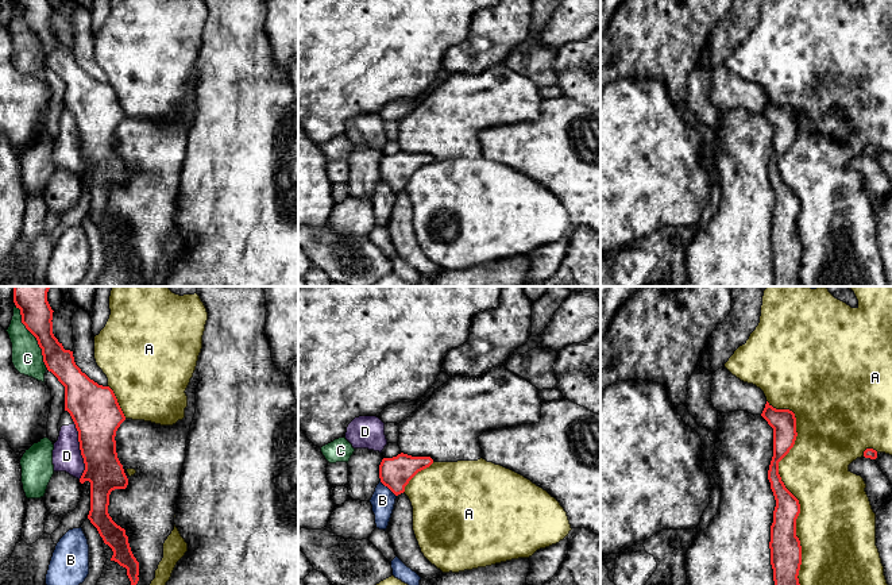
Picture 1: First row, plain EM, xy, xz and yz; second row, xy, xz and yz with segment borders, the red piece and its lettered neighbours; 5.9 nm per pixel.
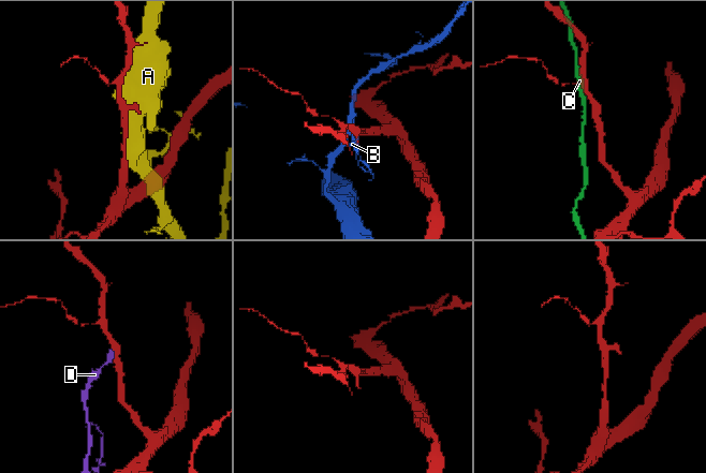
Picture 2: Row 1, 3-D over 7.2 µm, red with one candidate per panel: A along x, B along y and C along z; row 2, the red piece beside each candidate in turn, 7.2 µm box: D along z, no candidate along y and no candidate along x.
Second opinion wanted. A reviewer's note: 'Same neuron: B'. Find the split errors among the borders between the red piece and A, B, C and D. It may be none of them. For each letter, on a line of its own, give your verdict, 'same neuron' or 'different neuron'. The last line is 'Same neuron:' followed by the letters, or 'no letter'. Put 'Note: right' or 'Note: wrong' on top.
Note: wrong
A: different neuron
B: different neuron
C: different neuron
D: different neuron
Same neuron: no letter

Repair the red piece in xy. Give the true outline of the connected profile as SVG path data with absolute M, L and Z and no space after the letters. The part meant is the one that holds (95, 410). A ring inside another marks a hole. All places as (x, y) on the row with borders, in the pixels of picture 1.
M13 286L13 303L20 309L22 323L36 338L47 370L65 386L65 411L70 413L78 431L85 463L80 482L90 482L88 519L112 549L111 561L126 567L131 585L136 585L139 562L131 551L126 530L108 513L111 492L128 485L115 440L126 416L113 390L82 373L74 362L73 351L65 350L54 336L49 289L50 286Z

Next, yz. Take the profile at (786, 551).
M768 401L761 416L773 428L773 457L768 470L768 480L776 507L771 526L771 565L775 585L800 585L802 546L796 536L796 519L800 513L799 500L785 488L779 474L779 462L793 447L796 417L789 409L776 409Z

